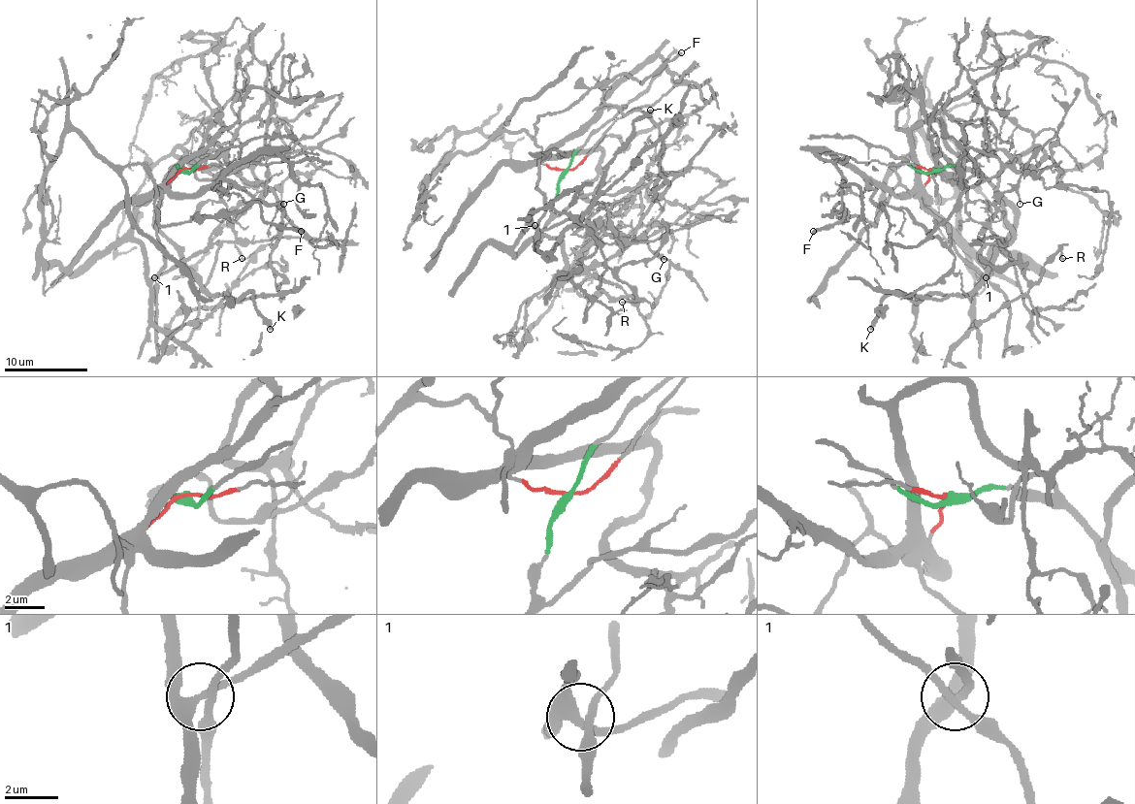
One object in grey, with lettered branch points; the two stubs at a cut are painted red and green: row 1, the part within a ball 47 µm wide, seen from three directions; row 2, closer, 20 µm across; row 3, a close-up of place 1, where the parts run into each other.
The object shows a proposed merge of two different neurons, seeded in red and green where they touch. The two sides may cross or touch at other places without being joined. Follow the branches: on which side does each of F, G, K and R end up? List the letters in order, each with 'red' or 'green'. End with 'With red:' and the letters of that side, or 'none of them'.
F: red
G: green
K: green
R: green
With red: F

